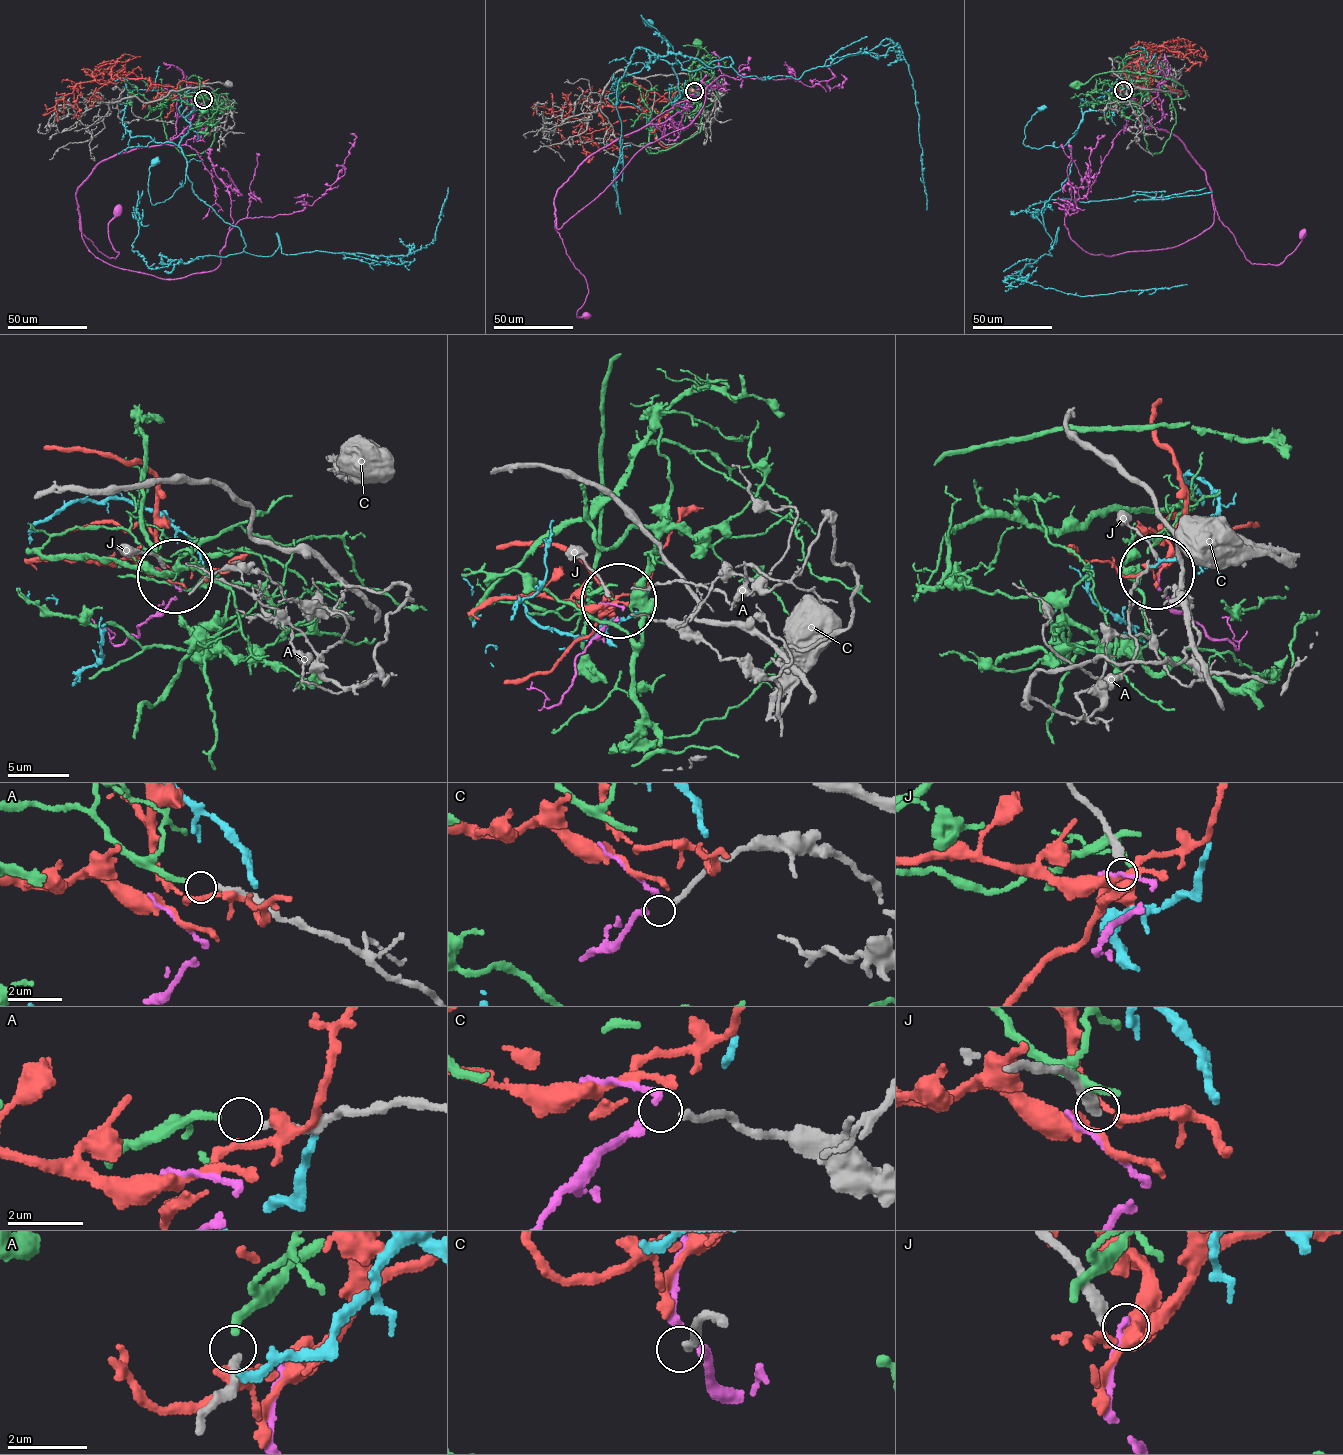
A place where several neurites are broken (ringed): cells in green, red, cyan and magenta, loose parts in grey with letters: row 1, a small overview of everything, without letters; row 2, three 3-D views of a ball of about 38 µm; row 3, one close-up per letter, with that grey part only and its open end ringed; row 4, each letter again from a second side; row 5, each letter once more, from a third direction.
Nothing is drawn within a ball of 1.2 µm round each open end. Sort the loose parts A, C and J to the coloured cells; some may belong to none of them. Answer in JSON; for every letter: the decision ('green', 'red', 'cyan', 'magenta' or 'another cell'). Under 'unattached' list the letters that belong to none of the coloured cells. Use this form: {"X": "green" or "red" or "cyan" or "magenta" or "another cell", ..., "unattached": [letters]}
{"A": "green", "C": "another cell", "J": "another cell", "unattached": ["C", "J"]}

